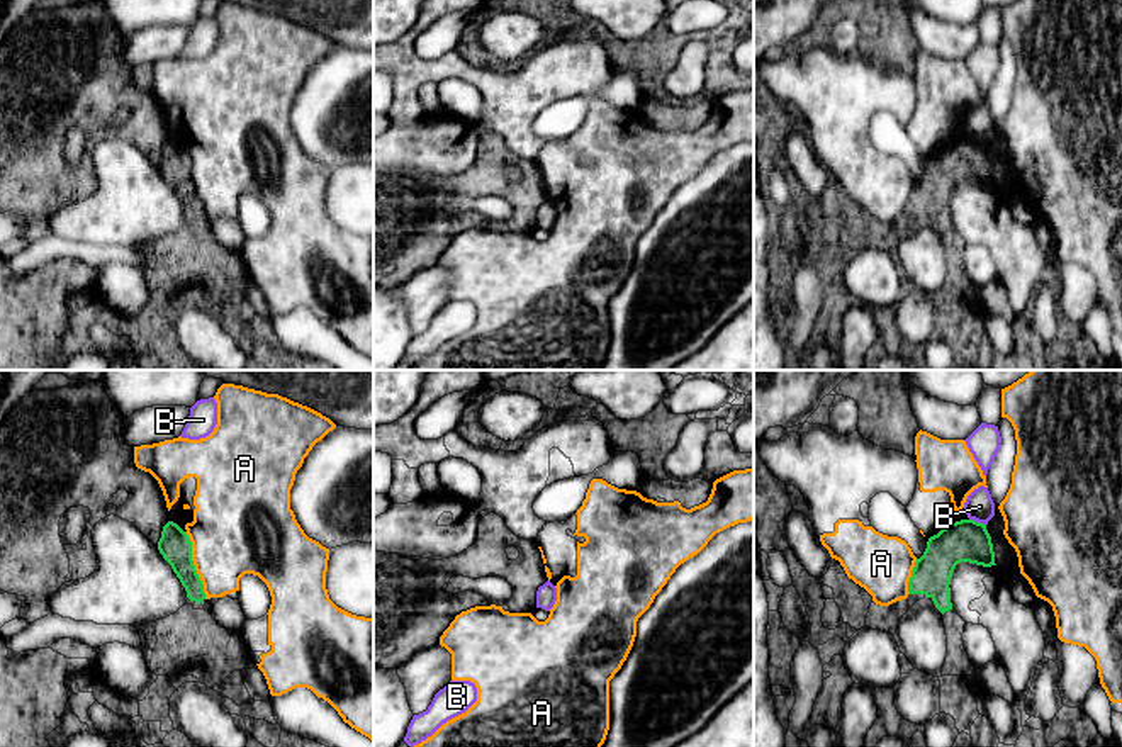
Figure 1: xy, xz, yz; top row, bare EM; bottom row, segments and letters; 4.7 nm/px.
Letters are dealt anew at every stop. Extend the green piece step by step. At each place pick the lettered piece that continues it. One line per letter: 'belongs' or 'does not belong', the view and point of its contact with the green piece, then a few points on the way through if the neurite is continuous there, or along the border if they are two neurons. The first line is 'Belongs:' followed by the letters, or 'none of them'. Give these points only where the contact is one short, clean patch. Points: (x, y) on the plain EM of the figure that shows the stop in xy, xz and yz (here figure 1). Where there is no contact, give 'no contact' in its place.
Belongs: none of them
A: does not belong; meets green in xy at (194, 185)
B: does not belong; meets green in yz at (976, 141); border along yz (970, 138), (985, 145)

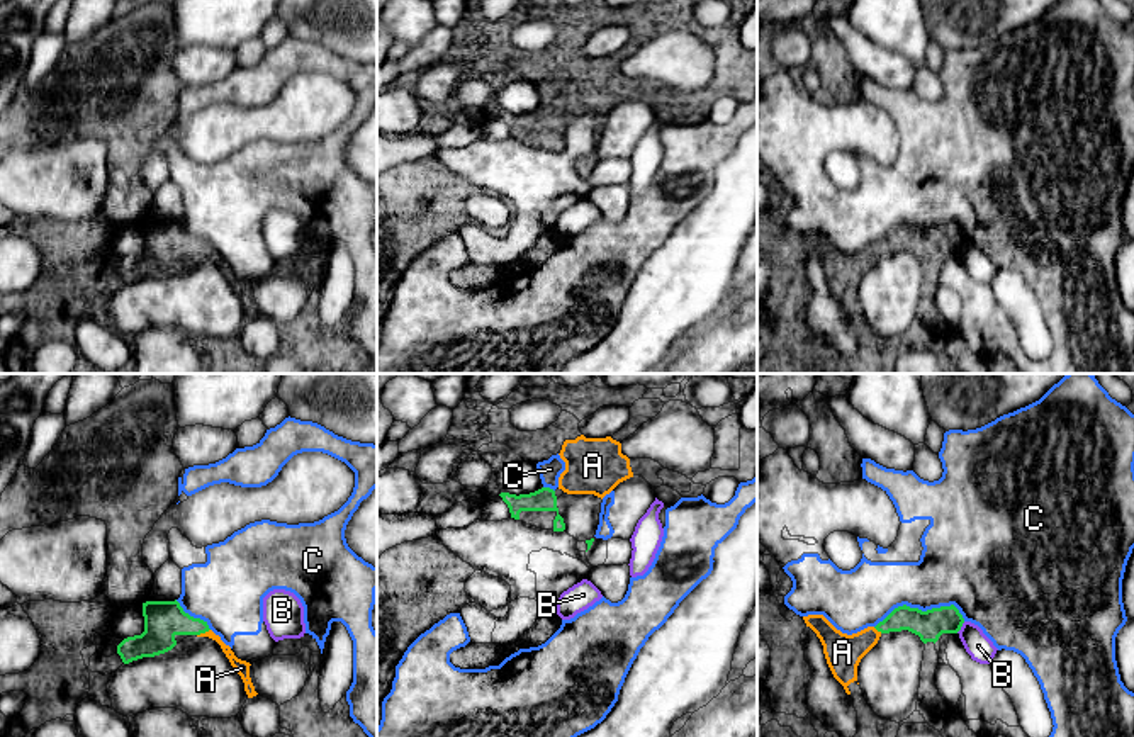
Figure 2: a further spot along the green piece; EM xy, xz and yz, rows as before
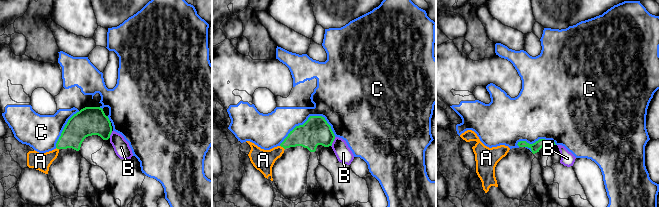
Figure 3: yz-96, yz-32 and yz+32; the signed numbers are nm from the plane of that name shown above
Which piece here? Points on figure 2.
Belongs: A
A: belongs; meets green in xy at (202, 252); runs through xy (163, 240), (196, 245), (202, 252), (241, 287)
B: does not belong; meets green in yz at (961, 245); border along yz (965, 241), (956, 252)
C: does not belong; meets green in yz at (920, 230)

